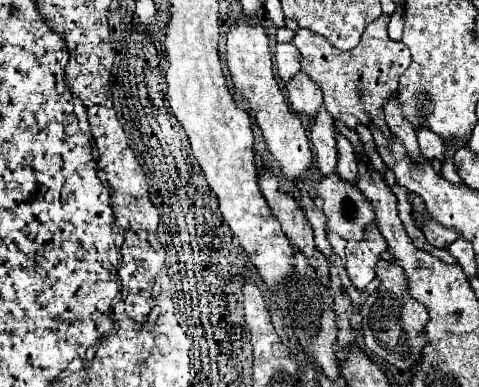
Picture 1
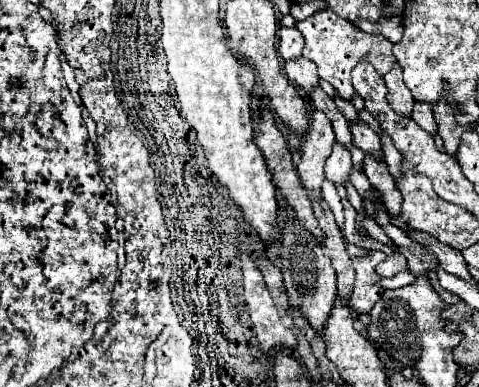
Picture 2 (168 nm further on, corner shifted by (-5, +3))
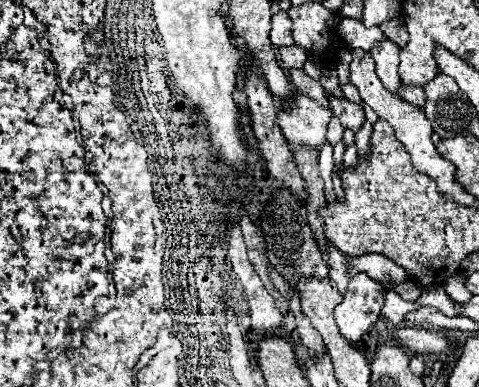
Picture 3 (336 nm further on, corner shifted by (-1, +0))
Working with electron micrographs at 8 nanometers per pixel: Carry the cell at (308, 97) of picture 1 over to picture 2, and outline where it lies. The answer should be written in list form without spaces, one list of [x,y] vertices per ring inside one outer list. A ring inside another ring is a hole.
[[[298,57],[292,61],[284,63],[284,73],[288,75],[288,79],[302,87],[302,89],[312,89],[314,85],[318,85],[318,73],[316,73],[316,65],[310,63],[306,57]]]

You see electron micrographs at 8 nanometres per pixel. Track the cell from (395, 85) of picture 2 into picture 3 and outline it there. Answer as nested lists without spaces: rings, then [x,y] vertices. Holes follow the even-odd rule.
[[[384,40],[380,44],[374,44],[370,54],[376,60],[376,74],[378,74],[378,78],[382,80],[386,90],[396,94],[400,84],[402,84],[400,76],[398,76],[398,54],[400,54],[400,48],[394,42]]]

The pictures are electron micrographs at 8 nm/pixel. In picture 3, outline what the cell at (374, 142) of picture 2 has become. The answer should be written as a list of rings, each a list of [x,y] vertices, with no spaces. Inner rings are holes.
[[[330,96],[330,108],[332,108],[334,116],[338,116],[340,124],[344,128],[354,130],[354,132],[358,132],[358,128],[362,128],[364,120],[366,120],[362,106],[356,106],[356,104],[352,104],[352,102],[344,100],[344,98]]]

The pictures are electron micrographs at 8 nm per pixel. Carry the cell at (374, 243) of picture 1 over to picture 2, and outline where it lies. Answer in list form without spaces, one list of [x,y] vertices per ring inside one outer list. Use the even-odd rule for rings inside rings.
[[[368,251],[364,259],[352,259],[356,267],[356,281],[350,293],[350,307],[354,309],[356,315],[370,313],[384,293],[380,277],[374,269],[376,263],[380,263],[382,259],[386,259],[386,255],[380,251]]]

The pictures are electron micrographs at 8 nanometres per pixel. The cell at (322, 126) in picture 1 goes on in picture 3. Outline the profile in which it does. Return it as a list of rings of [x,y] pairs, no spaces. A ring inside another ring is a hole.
[[[296,94],[292,104],[278,112],[278,124],[292,152],[298,148],[320,152],[320,148],[326,144],[326,126],[330,118],[330,108],[320,106],[304,94]]]

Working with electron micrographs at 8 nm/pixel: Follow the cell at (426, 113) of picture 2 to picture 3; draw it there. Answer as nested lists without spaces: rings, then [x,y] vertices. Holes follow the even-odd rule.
[[[400,86],[398,96],[416,108],[424,108],[424,104],[426,104],[426,96],[420,86]]]

